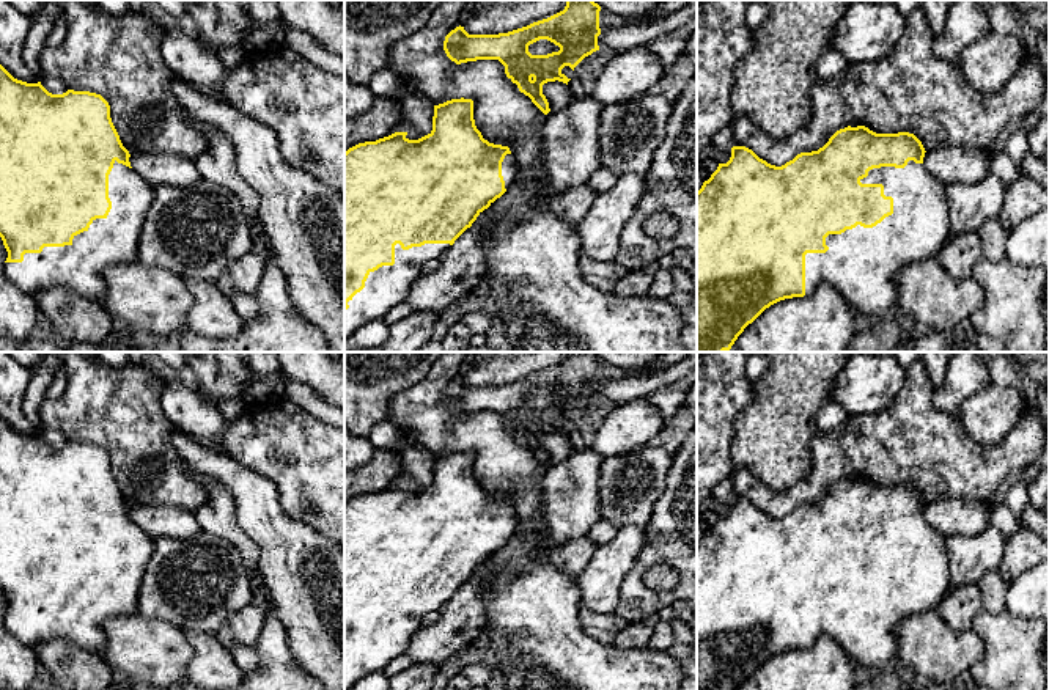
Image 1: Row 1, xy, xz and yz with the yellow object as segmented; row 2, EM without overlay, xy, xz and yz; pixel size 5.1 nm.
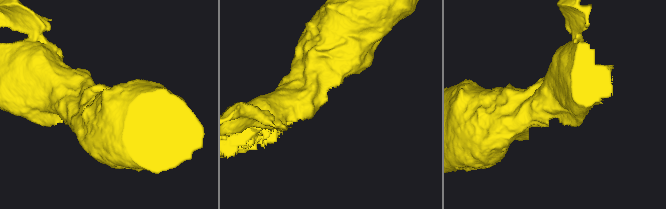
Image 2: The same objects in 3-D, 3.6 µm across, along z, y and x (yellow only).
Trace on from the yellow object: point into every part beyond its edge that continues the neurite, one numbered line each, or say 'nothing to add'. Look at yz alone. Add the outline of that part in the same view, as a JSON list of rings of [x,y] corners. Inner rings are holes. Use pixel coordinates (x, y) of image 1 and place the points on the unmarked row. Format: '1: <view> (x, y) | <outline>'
1: yz (861, 615) | [[[909,512],[904,520],[881,519],[868,523],[862,536],[882,536],[884,547],[893,550],[893,566],[873,580],[857,577],[841,586],[829,586],[826,605],[805,607],[805,648],[821,637],[830,637],[848,655],[870,670],[881,671],[896,660],[895,627],[915,613],[939,610],[948,594],[950,567],[945,538],[923,516]]]

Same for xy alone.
1: xy (112, 593) | [[[115,512],[109,527],[109,550],[109,567],[93,572],[71,597],[44,599],[41,605],[25,605],[22,615],[5,615],[8,632],[30,648],[64,638],[83,651],[102,654],[107,646],[104,622],[138,613],[140,585],[154,538]]]

